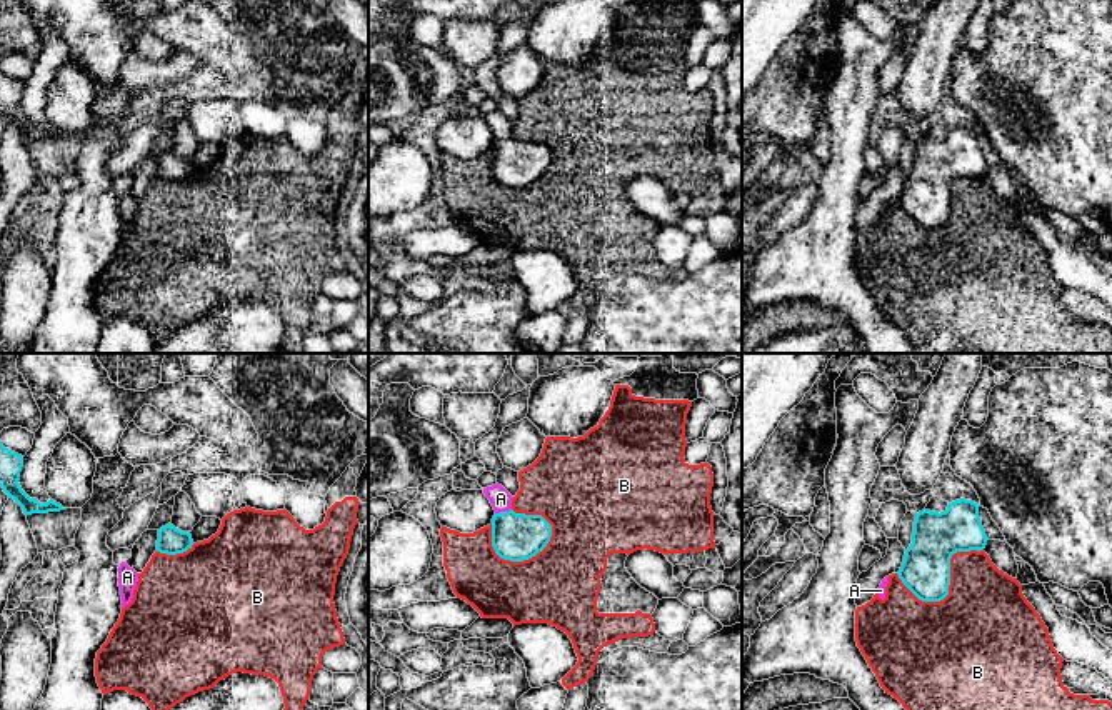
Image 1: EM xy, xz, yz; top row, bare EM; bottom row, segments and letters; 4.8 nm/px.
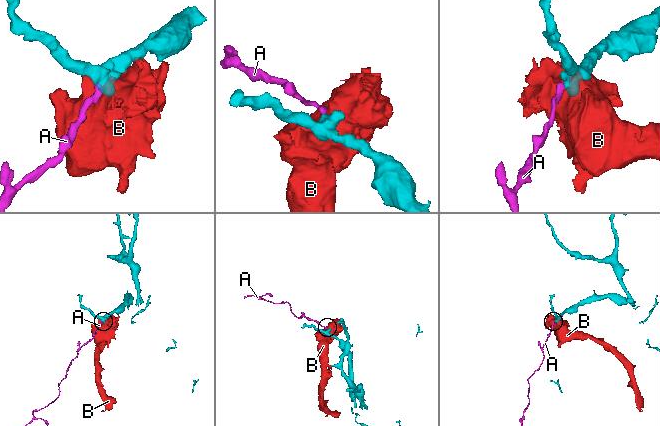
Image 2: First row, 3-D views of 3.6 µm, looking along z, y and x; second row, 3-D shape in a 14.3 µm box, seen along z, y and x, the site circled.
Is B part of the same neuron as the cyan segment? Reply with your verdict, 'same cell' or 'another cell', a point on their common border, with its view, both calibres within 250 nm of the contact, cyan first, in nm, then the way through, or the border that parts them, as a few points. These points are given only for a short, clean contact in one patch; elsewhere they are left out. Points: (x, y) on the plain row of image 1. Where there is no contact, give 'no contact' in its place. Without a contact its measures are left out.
another cell; contact xz (512, 187); calibres 240 and 360 nm

